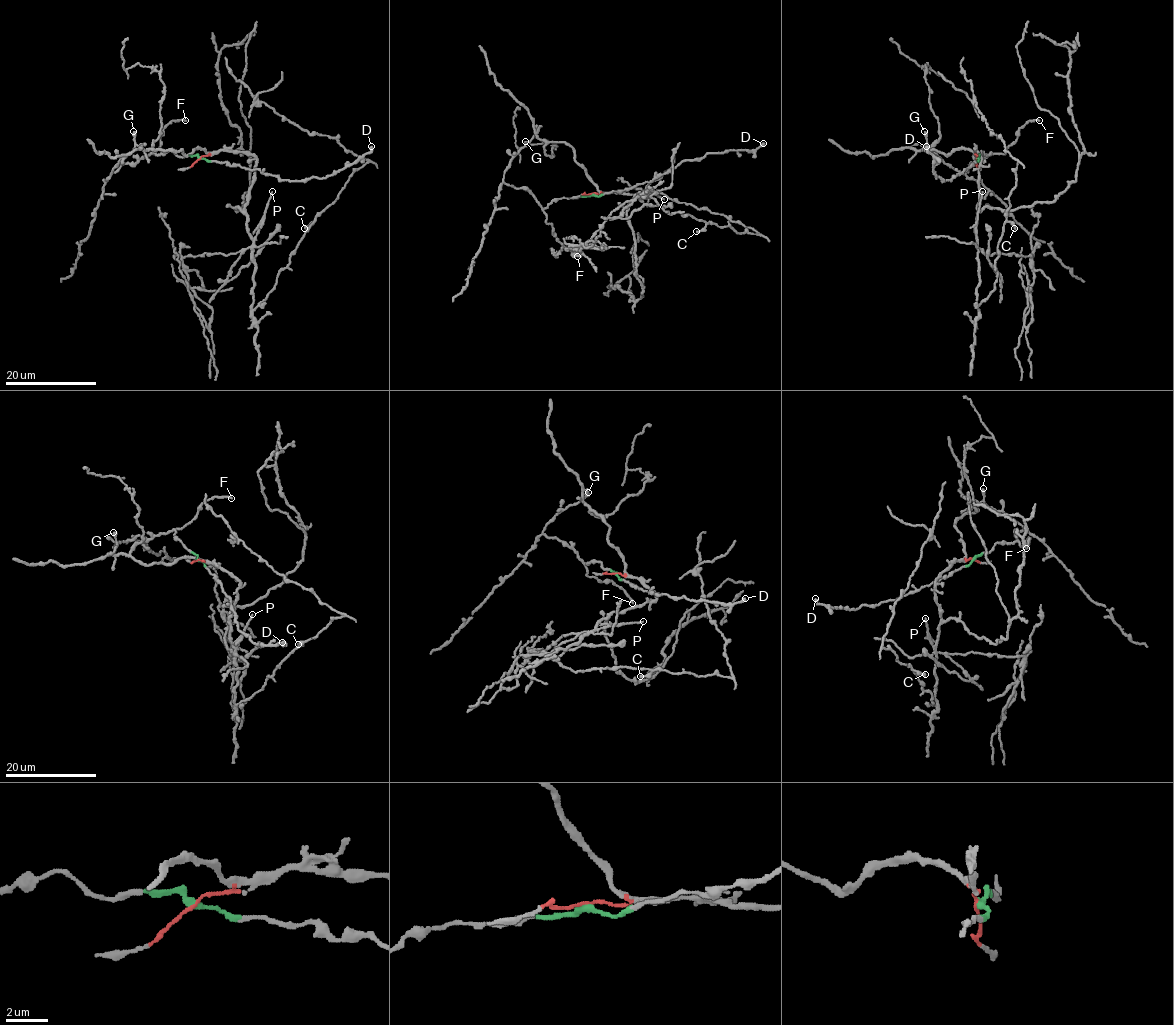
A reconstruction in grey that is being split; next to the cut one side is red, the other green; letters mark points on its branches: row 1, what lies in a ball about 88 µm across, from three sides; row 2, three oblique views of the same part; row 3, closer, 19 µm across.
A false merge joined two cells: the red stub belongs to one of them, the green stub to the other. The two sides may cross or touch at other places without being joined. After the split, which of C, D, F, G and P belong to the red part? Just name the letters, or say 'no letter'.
C, P

